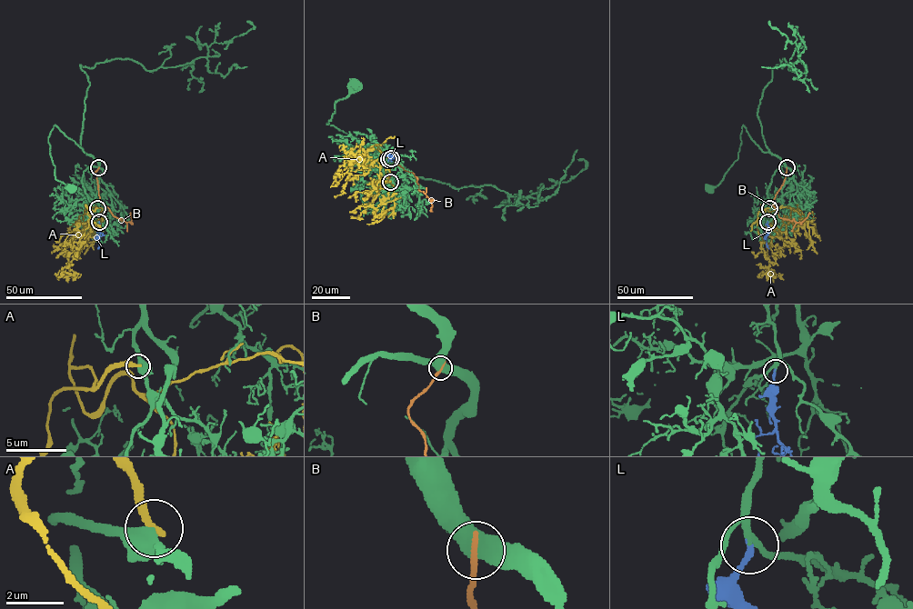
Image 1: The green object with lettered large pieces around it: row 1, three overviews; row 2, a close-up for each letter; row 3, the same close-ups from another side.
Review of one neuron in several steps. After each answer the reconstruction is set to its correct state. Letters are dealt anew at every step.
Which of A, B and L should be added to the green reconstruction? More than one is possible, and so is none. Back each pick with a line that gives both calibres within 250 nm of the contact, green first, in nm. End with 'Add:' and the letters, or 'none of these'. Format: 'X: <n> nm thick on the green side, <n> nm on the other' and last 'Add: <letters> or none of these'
L: 160 nm thick on the green side, 200 nm on the other
Add: L

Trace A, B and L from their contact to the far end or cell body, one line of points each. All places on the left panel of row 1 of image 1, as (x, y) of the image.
A: (97, 208), (87, 213), (88, 227), (74, 243), (81, 244), (69, 267), (74, 274), (63, 271), (57, 277)
B: (98, 167), (95, 174), (100, 201), (121, 221), (130, 221), (132, 213)
L: (99, 222), (99, 249)

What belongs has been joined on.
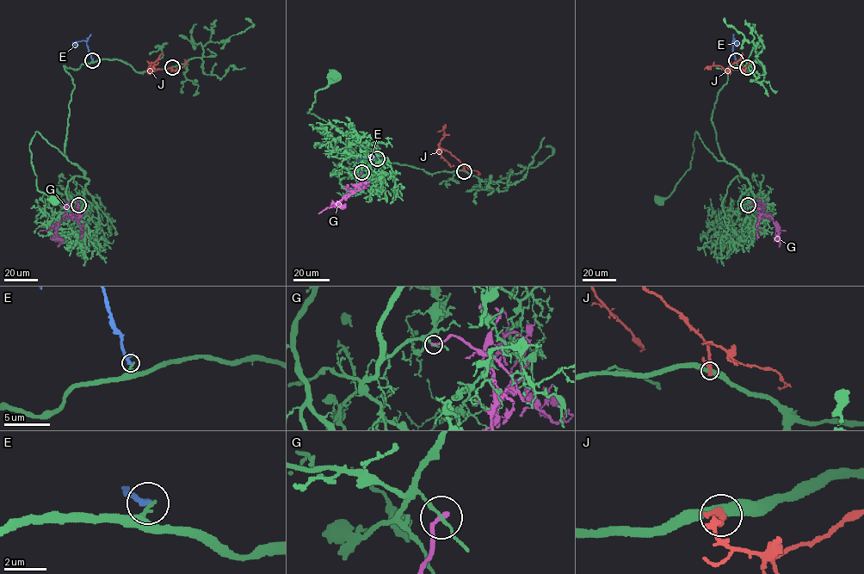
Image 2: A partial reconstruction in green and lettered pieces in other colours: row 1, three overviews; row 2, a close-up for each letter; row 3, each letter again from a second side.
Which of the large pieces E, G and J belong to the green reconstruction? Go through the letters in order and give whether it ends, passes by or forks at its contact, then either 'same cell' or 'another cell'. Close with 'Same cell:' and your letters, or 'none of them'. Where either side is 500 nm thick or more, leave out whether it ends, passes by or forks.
E: it passes by | another cell
G: it ends | another cell
J: it passes by | another cell
Same cell: none of them

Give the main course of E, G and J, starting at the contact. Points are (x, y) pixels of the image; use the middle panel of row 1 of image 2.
E: (377, 158), (370, 156), (354, 161)
G: (361, 172), (361, 189), (346, 198), (343, 196), (336, 205), (342, 206), (338, 206)
J: (464, 170), (464, 166), (457, 158), (439, 147), (444, 128), (437, 132)

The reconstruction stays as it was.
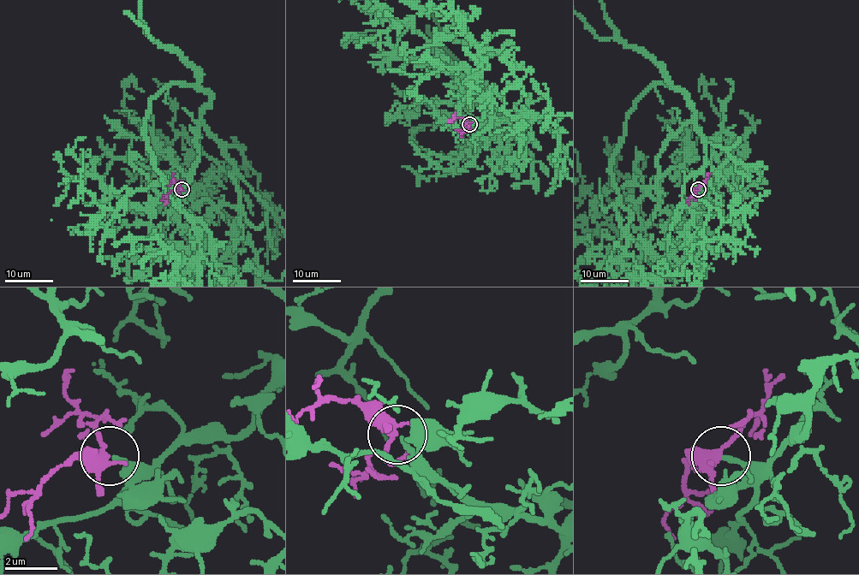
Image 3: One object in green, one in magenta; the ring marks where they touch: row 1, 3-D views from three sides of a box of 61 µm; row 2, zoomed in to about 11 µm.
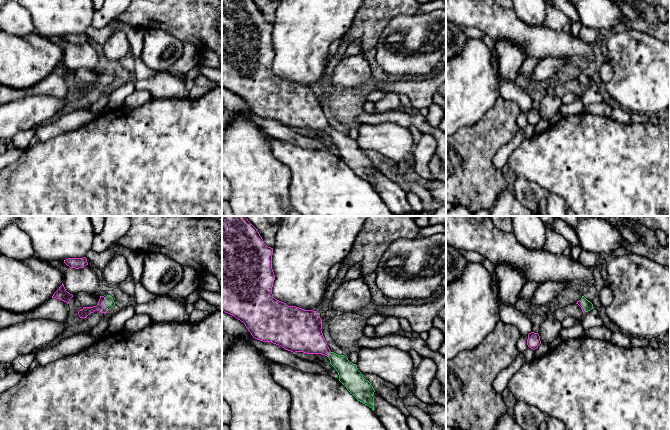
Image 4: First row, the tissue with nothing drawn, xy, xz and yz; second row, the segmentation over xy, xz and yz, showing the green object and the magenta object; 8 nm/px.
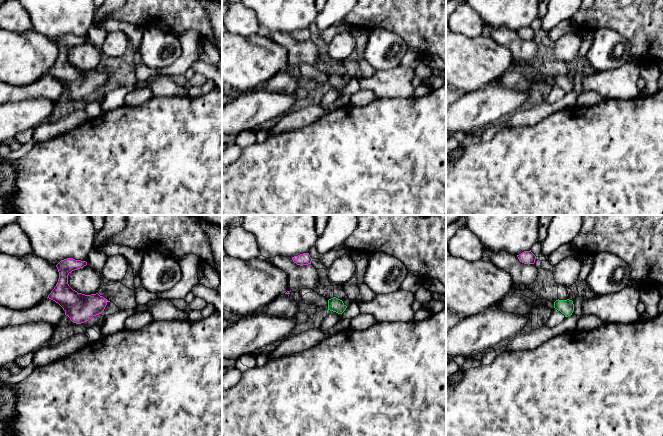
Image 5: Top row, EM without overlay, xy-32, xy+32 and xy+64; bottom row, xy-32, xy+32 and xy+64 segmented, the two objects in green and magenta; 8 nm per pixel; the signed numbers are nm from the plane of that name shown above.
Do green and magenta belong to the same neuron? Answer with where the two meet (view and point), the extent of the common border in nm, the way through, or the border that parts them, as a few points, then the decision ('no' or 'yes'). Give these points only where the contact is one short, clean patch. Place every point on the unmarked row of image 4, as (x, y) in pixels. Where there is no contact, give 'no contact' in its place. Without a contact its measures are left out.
meets green in xy at (105, 79); contact 110 nm long; runs through xy (109, 77), (105, 79), (101, 82); yes

